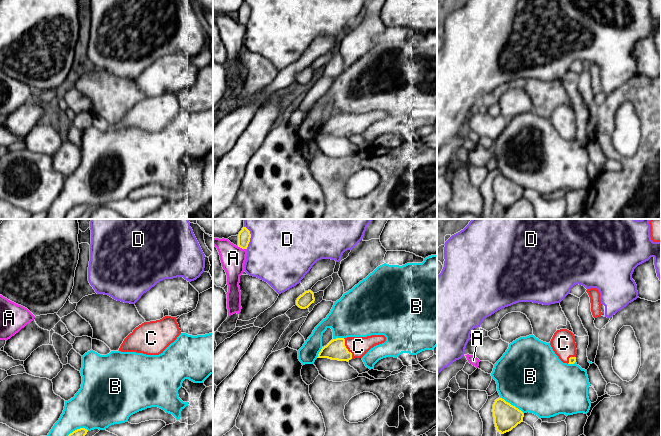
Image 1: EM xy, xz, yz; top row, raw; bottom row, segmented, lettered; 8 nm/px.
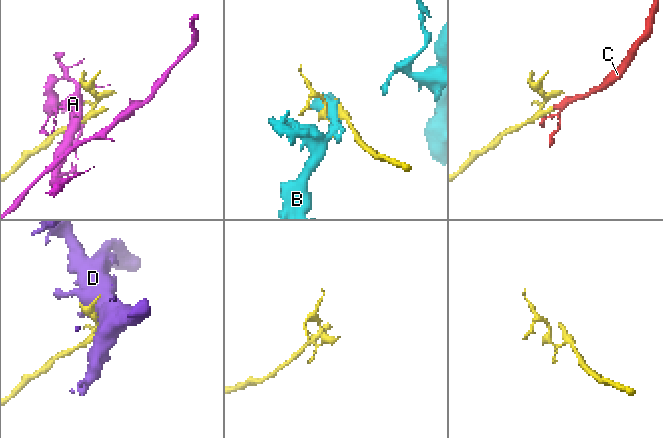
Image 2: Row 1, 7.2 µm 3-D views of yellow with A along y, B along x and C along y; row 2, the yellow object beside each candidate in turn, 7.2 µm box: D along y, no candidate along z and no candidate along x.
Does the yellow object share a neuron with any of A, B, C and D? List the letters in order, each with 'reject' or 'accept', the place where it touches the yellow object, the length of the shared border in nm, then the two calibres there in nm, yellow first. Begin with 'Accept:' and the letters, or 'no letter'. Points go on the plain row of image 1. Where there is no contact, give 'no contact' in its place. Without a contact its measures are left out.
Accept: C
A: reject; meets yellow in xz at (241, 23); contact 80 nm long; 100 nm thick on the yellow side, 200 nm on the other
B: reject; meets yellow in yz at (512, 181); contact 240 nm long; 200 nm thick on the yellow side, 500 nm on the other
C: accept; meets yellow in xz at (346, 124); contact 180 nm long; 160 nm thick on the yellow side, 160 nm on the other
D: reject; meets yellow in xz at (250, 13); contact 190 nm long; 100 nm thick on the yellow side, 480 nm on the other

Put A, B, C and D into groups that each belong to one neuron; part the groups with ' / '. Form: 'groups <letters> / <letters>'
groups A / B / C / D

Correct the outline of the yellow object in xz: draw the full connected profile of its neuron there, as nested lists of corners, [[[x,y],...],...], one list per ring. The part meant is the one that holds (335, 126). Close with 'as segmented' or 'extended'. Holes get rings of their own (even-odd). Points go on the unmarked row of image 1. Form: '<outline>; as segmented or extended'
[[[384,111],[336,114],[322,123],[317,134],[348,138],[351,135],[362,134],[371,124],[385,117]]]; extended

